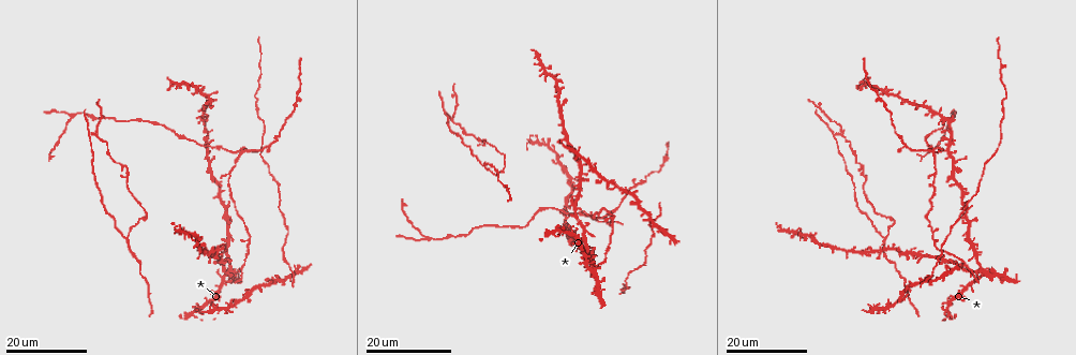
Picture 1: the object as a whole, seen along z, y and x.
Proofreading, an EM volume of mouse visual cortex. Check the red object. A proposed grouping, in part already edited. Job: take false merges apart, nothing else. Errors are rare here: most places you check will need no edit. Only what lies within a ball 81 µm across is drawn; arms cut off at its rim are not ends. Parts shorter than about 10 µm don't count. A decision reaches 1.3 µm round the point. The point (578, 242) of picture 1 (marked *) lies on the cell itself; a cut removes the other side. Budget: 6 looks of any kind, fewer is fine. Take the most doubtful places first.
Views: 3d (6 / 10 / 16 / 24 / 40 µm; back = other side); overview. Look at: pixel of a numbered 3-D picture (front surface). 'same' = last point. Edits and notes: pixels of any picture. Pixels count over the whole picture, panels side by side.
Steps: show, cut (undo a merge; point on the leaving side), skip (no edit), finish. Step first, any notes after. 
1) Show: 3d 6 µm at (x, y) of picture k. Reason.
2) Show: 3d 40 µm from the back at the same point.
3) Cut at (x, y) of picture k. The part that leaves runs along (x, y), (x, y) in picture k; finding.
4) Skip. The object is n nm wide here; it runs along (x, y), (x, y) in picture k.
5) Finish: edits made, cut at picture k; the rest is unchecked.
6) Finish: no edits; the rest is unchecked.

Show: 3d 16 µm at (125, 239) of picture 1.

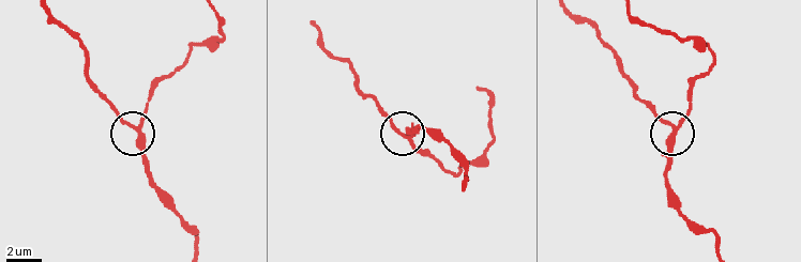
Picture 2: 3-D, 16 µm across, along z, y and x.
Show: 3d 6 µm at (406, 139) of picture 2. Zoom in.

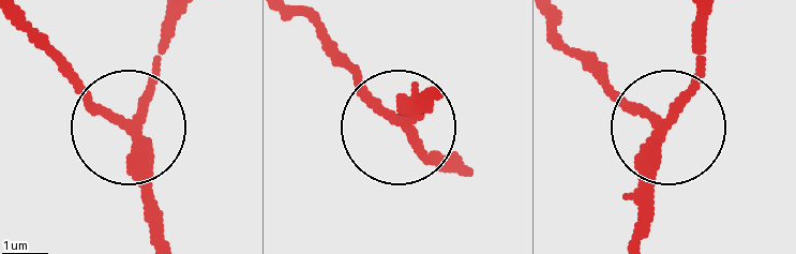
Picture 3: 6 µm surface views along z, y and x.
Skip. The side arm is 44 µm long; it runs along (438, 91), (408, 118), (389, 115), (324, 49) in picture 3; one cell here.

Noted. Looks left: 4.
Show: 3d 16 µm at (588, 262) of picture 1.

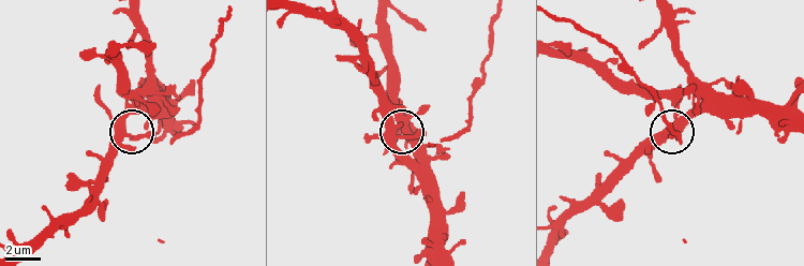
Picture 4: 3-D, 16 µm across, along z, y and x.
Show: 3d 10 µm at (400, 135) of picture 4.

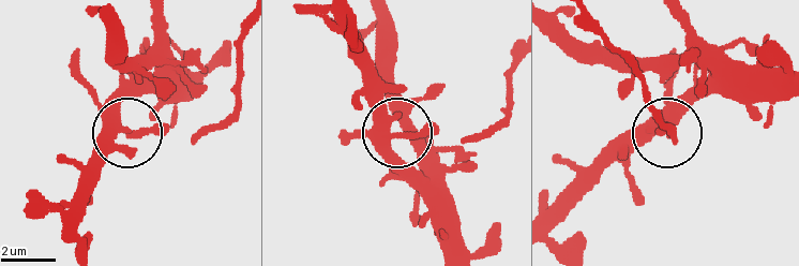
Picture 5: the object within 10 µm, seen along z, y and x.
Skip. Continuous, no second cell.

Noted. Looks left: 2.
Show: 3d 16 µm at (864, 177) of picture 1. Three arms meet.

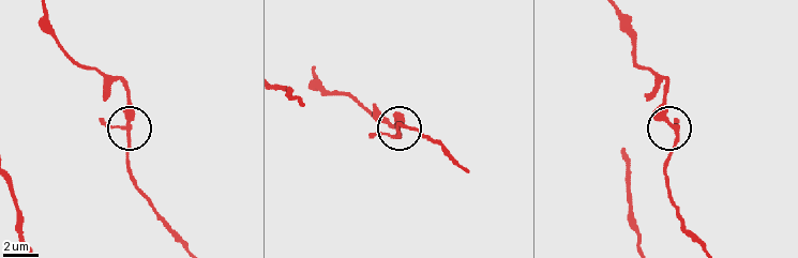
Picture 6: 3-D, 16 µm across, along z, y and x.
Show: 3d 10 µm at (677, 135) of picture 6.

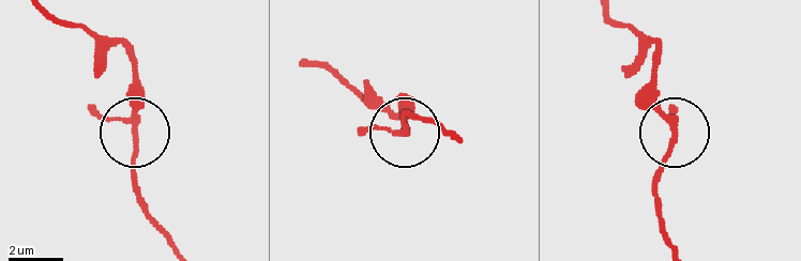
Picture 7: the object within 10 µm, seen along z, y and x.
Skip. The object is 190 nm wide here; all the same cell.

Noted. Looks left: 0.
Finish: no edits; the rest is unchecked.

